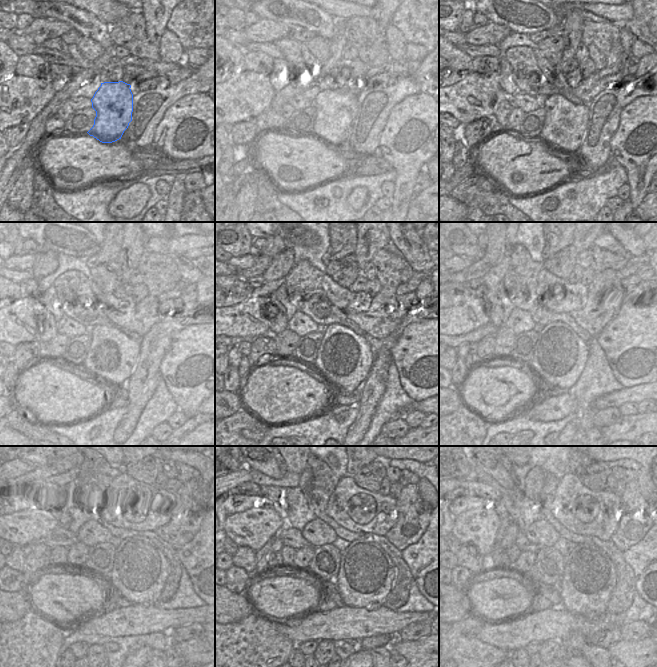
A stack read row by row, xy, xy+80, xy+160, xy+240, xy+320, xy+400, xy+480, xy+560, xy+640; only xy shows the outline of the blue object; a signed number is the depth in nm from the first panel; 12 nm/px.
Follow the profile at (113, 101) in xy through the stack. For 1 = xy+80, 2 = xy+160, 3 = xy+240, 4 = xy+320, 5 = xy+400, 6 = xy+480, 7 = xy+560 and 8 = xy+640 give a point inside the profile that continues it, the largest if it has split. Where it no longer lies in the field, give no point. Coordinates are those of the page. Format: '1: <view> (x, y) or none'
1: xy+80 (336, 110)
2: xy+160 (564, 122)
3: xy+240 (113, 355)
4: xy+320 (346, 358)
5: xy+400 (563, 361)
6: xy+480 (140, 571)
7: xy+560 (367, 573)
8: xy+640 (590, 576)

